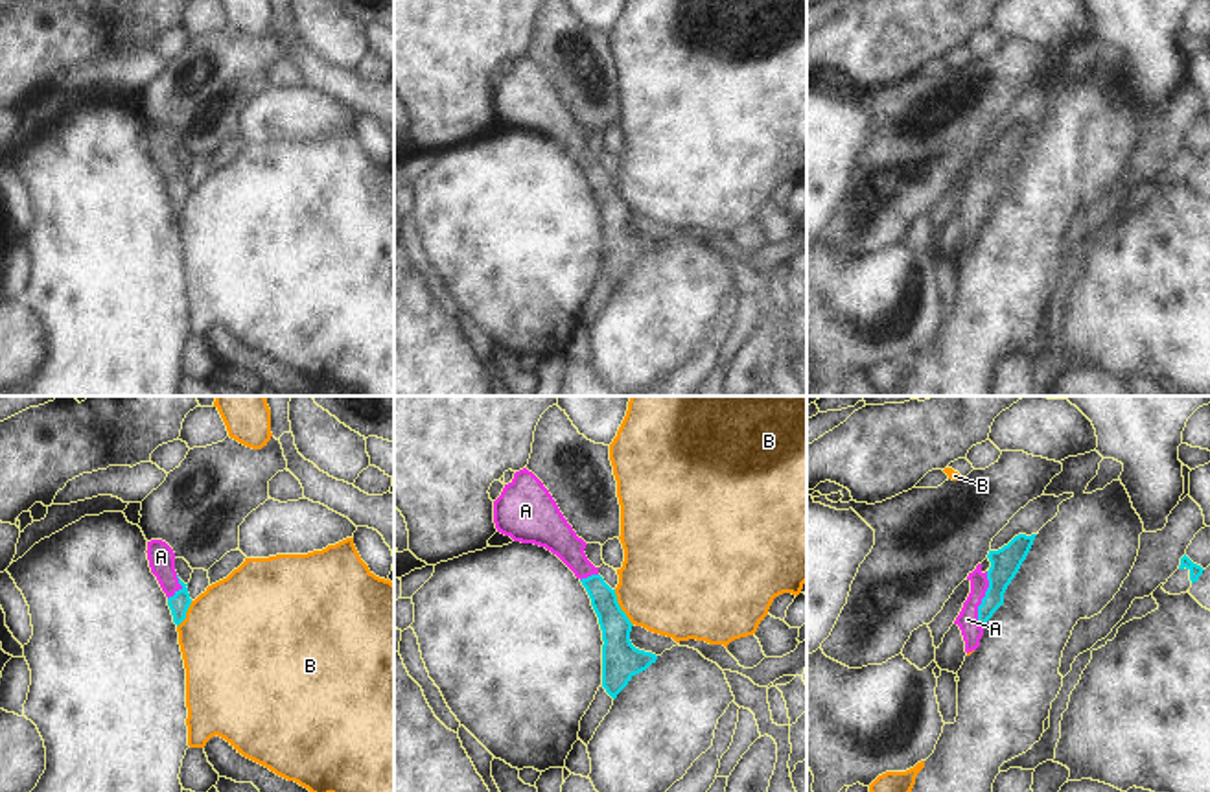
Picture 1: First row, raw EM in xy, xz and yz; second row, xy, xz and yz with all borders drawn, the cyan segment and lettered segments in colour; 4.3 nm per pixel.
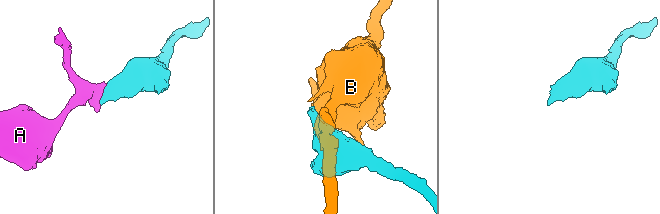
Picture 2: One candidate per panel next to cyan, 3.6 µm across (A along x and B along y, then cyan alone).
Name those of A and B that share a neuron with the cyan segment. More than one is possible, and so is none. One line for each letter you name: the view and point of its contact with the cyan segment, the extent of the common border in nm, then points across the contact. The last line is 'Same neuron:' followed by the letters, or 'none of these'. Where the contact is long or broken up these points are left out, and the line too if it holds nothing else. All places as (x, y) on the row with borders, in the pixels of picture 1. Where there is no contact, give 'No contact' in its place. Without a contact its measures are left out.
A: Touches cyan at yz (982, 601). Shared border 260 nm. Path across: yz (1006, 562), (982, 601), (967, 619)
Same neuron: A.

